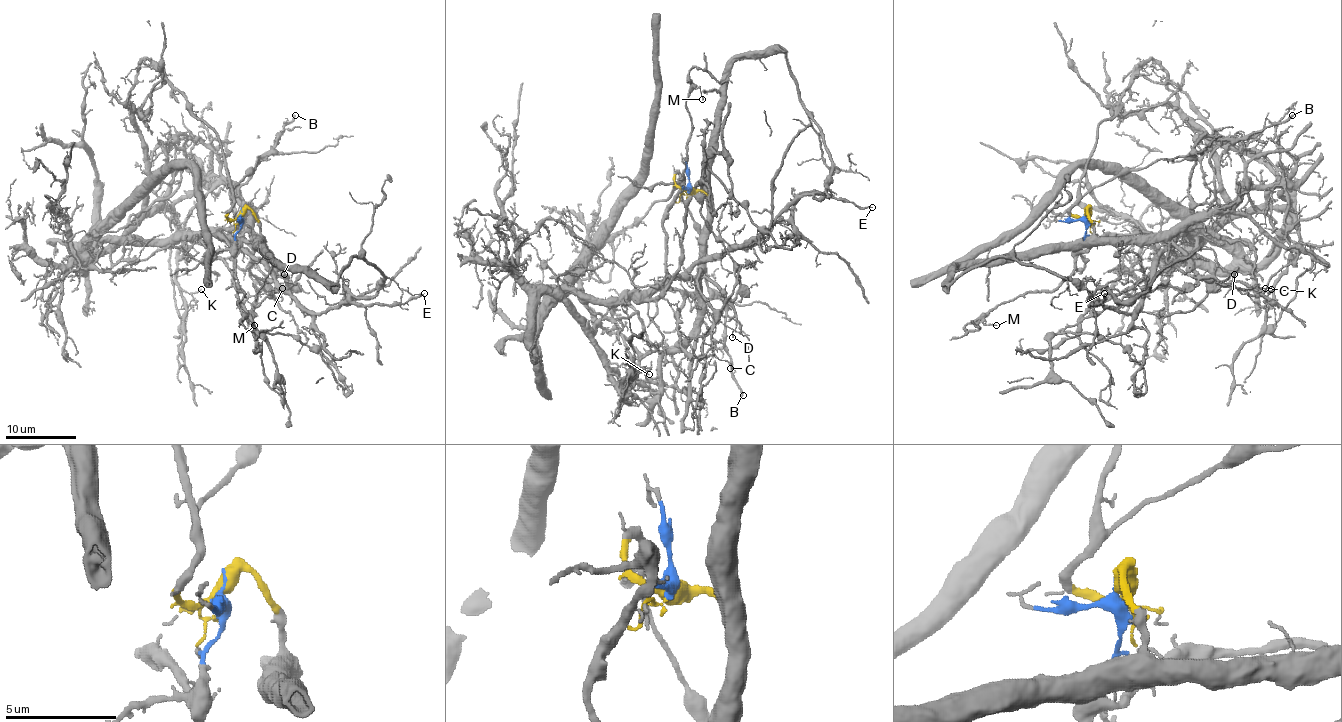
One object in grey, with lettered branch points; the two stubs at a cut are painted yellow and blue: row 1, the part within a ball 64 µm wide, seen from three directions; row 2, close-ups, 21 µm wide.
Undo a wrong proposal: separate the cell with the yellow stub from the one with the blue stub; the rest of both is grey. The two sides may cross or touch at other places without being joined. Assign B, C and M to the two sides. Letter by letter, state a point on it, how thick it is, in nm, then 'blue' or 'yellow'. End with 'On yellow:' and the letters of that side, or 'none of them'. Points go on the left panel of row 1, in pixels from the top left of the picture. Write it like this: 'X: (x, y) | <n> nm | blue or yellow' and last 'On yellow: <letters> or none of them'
B: (295, 115) | 240 nm | blue
C: (282, 288) | 140 nm | blue
M: (254, 325) | 110 nm | blue
On yellow: none of them

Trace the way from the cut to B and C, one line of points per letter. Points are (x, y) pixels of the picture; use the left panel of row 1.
B: (240, 214), (235, 250), (215, 236), (237, 222), (242, 206), (238, 188), (295, 115)
C: (240, 214), (235, 250), (215, 236), (222, 229), (235, 227), (229, 238), (249, 252), (251, 259), (283, 287)

